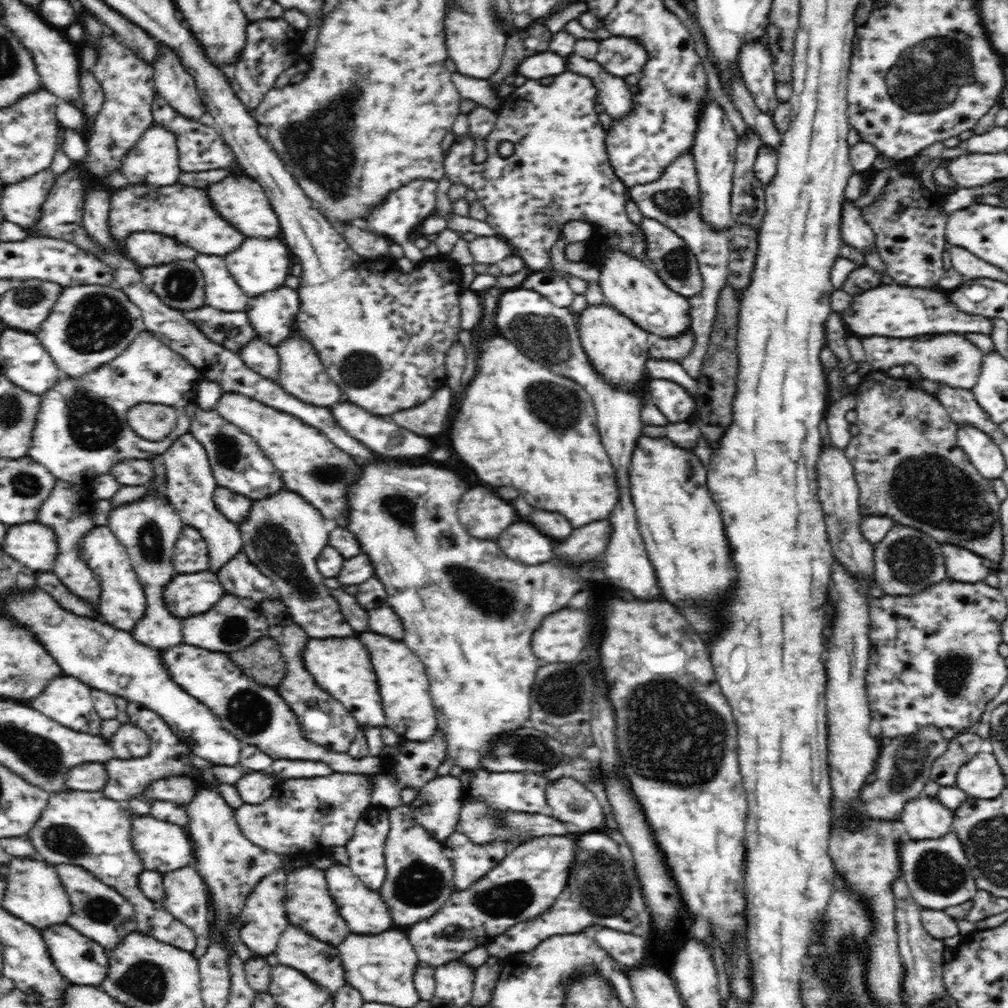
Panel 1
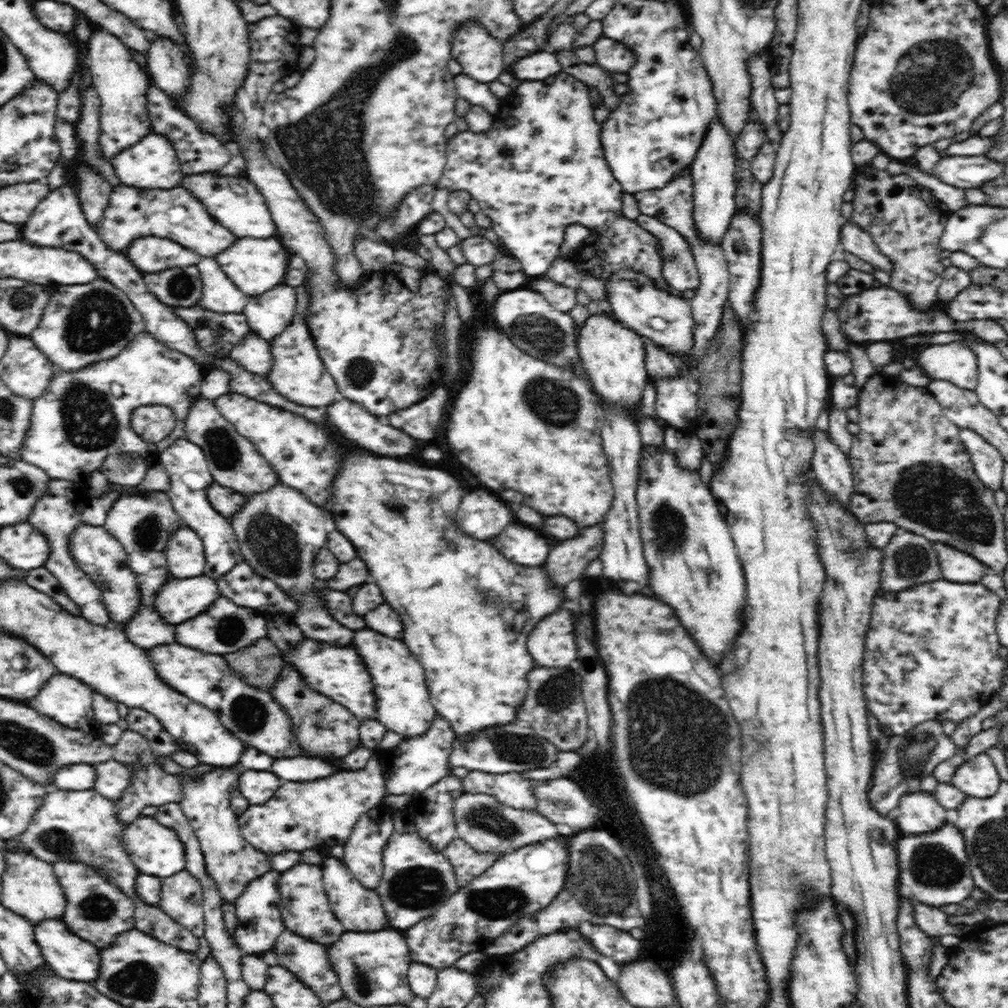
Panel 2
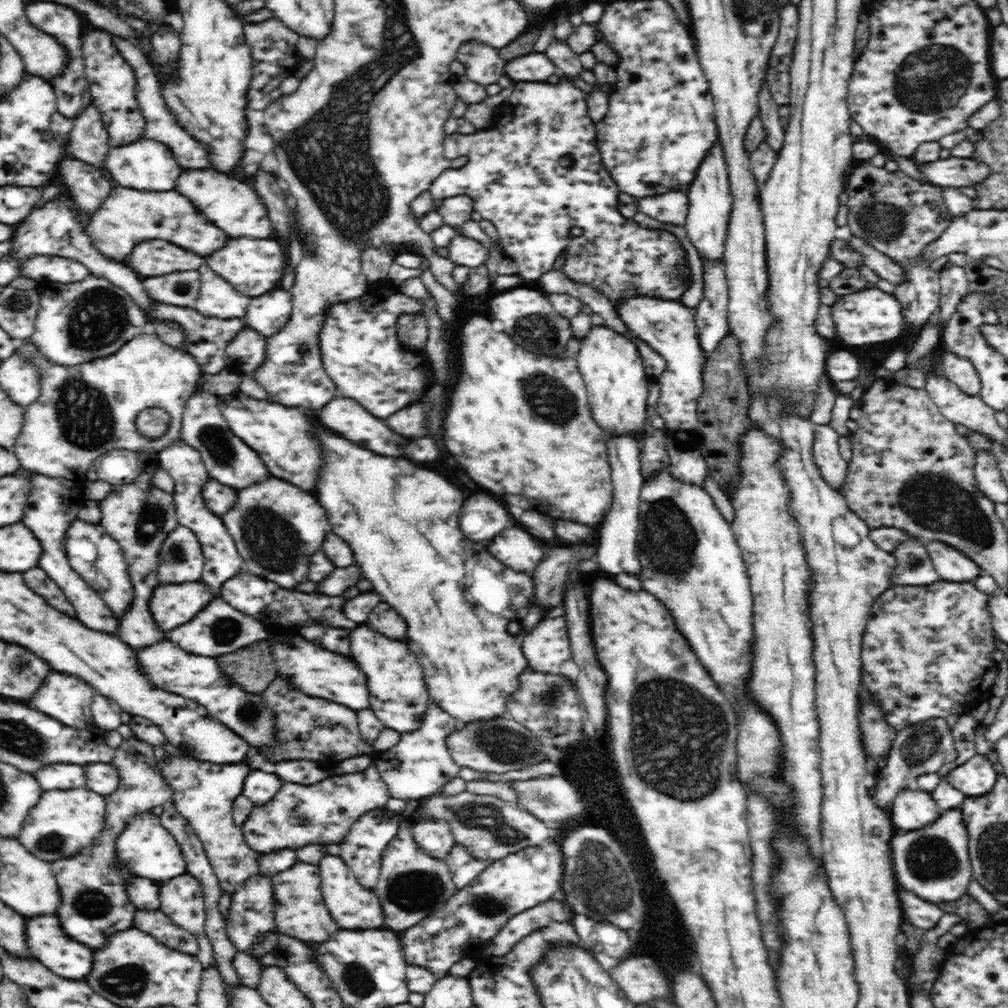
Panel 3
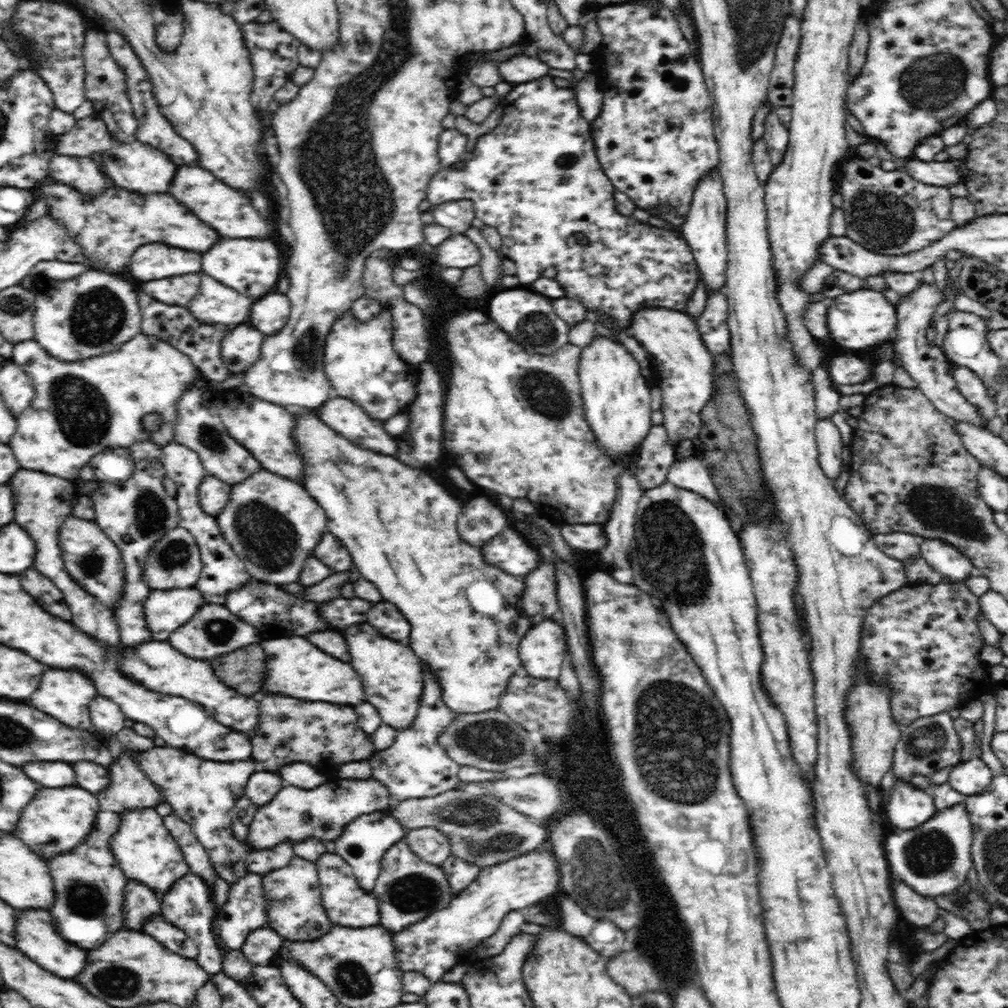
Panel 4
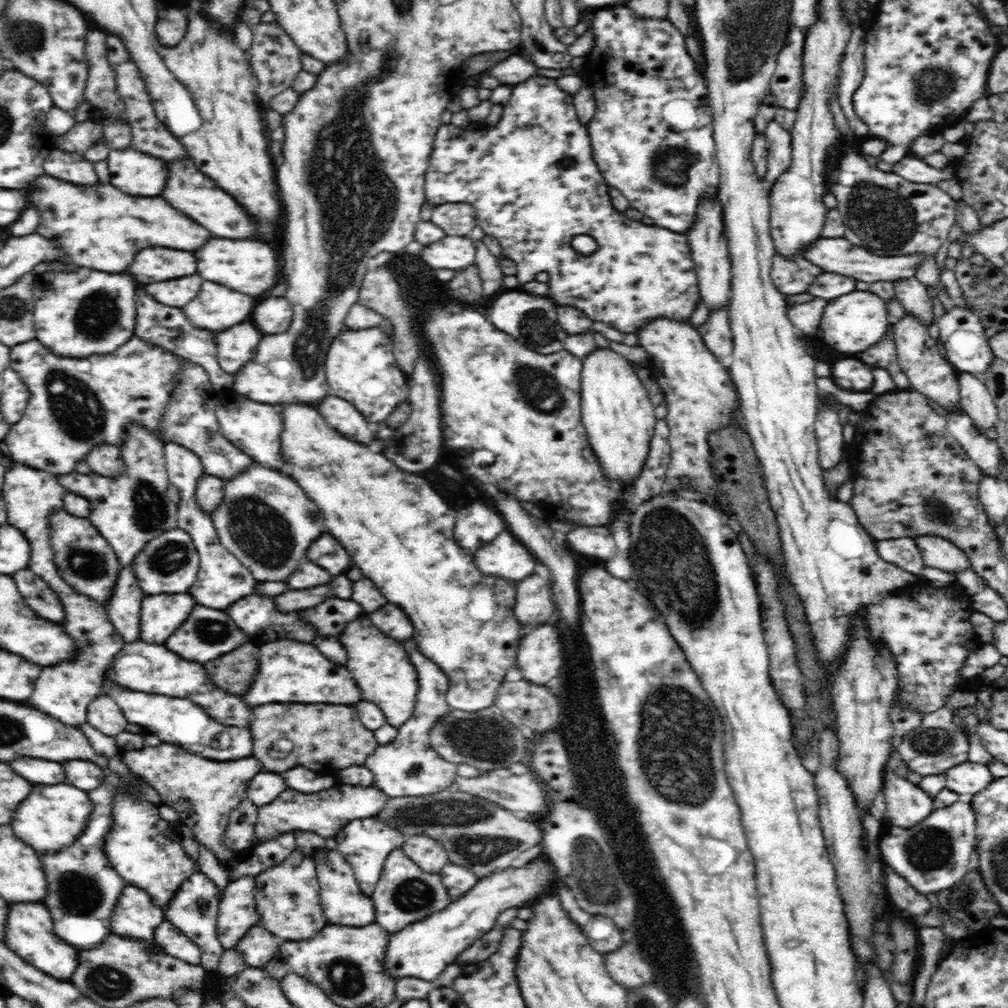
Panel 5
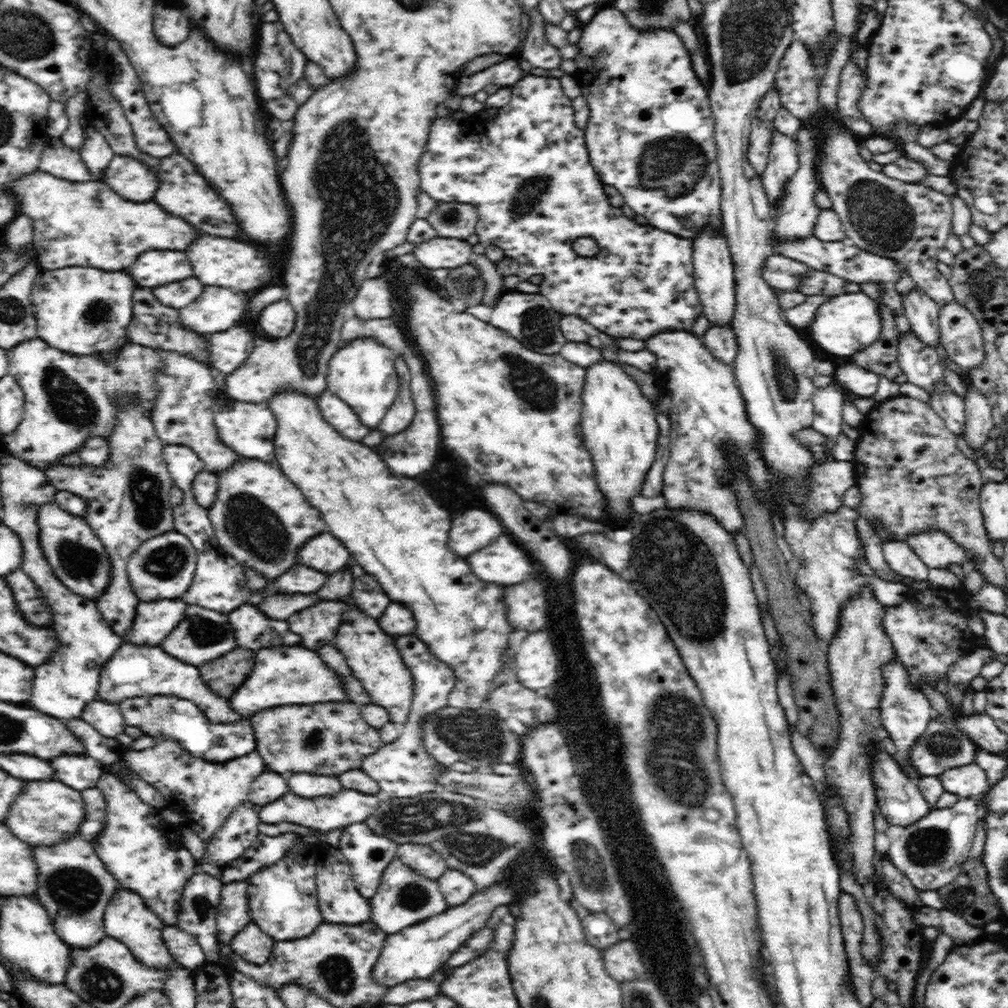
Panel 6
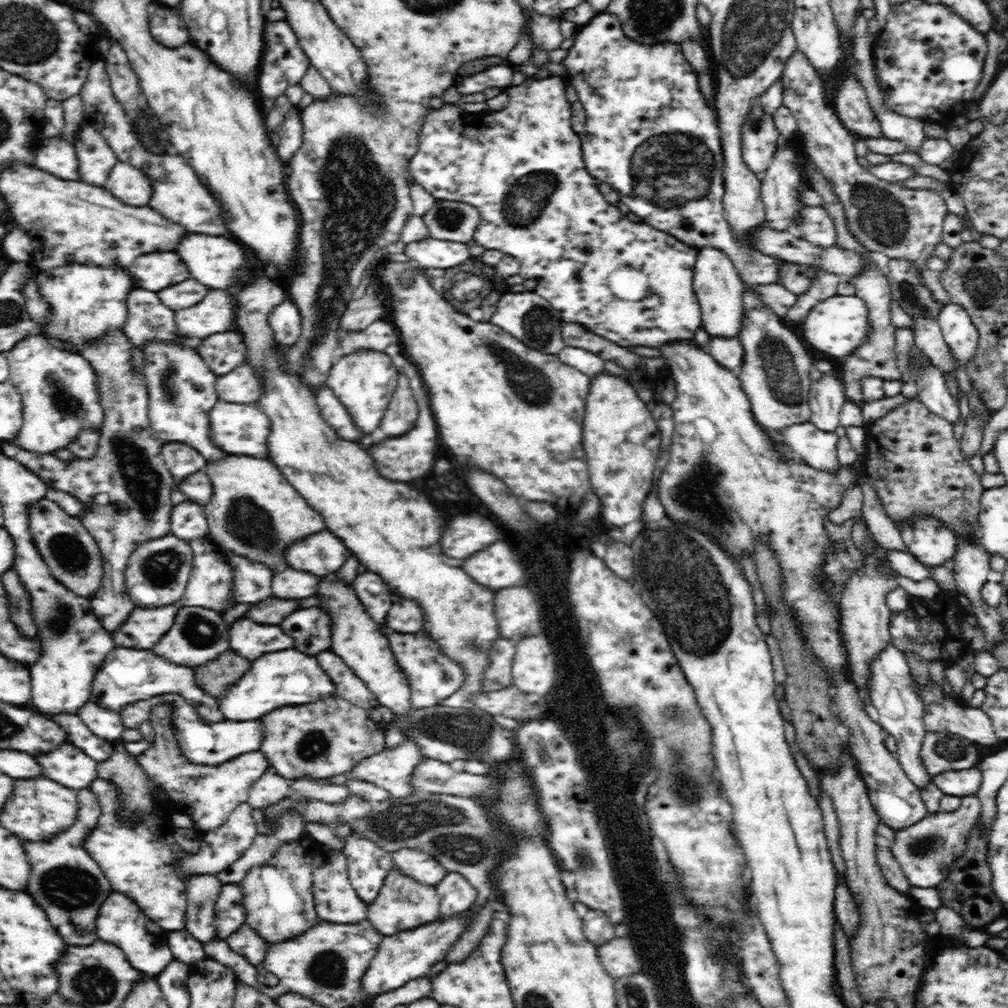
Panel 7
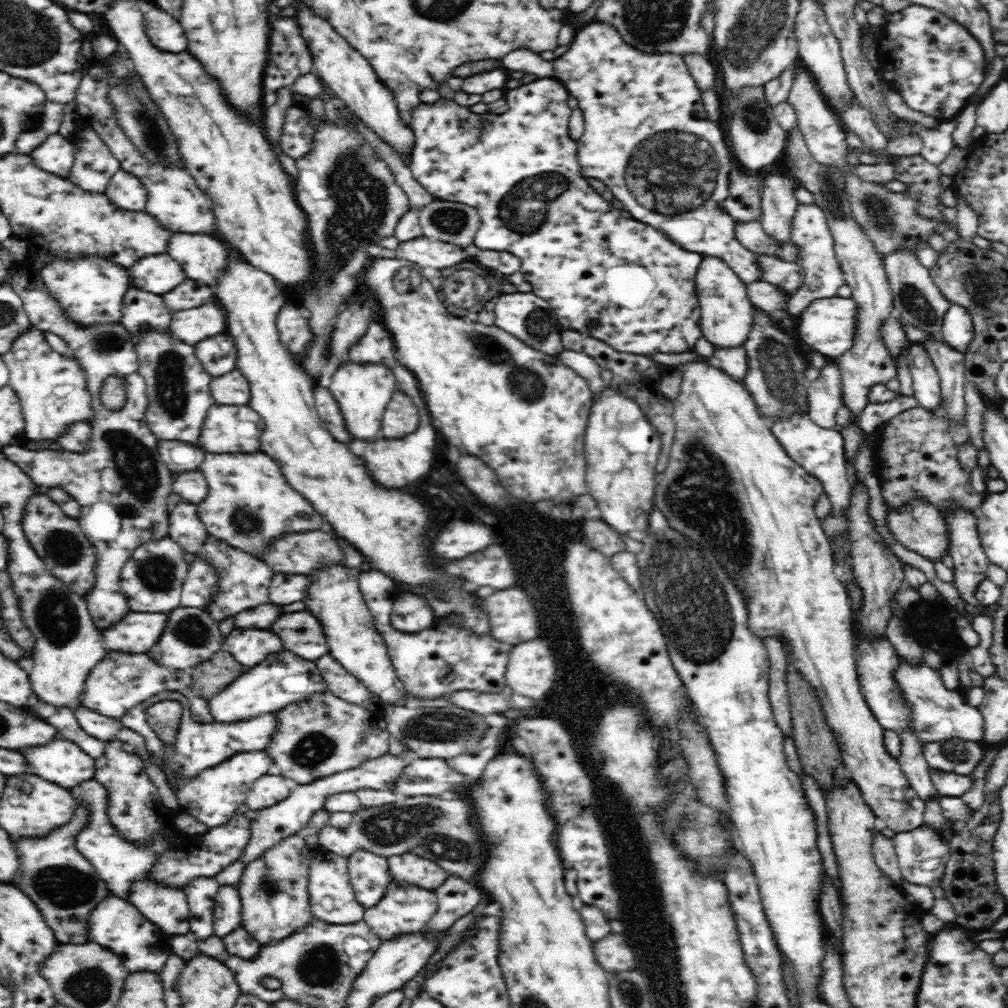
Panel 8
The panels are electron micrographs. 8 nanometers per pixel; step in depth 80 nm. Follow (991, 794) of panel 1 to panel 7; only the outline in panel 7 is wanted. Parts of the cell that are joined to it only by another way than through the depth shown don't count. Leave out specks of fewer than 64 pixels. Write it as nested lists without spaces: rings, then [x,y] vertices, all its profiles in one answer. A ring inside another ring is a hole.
[[[978,766],[946,771],[933,776],[931,780],[936,782],[936,787],[940,788],[944,795],[959,797],[977,795],[983,783]]]

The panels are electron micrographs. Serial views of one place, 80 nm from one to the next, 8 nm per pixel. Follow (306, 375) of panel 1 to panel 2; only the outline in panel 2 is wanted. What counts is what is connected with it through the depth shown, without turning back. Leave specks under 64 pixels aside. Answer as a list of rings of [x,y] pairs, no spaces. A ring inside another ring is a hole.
[[[304,284],[297,286],[295,292],[298,294],[295,317],[282,334],[269,341],[273,359],[270,374],[264,377],[276,389],[276,392],[290,402],[312,408],[327,407],[334,402],[334,394],[339,389],[335,380],[325,372],[324,363],[316,350],[316,343],[312,340],[312,333],[304,324],[304,316],[309,308],[308,294],[305,292]]]

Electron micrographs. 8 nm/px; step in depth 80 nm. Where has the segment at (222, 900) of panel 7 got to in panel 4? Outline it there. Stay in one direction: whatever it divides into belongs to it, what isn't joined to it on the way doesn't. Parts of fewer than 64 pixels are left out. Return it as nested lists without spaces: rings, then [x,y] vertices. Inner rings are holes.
[[[248,873],[232,883],[229,888],[228,900],[218,910],[216,917],[219,926],[219,938],[232,950],[241,949],[250,932],[266,927],[268,924],[262,877],[263,875]]]

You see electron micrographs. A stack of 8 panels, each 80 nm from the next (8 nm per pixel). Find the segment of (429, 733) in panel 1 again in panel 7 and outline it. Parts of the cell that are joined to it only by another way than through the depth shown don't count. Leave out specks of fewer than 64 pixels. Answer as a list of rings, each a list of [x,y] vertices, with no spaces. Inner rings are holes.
[[[331,574],[322,577],[316,593],[319,596],[318,605],[323,605],[332,615],[332,642],[329,650],[340,656],[348,664],[348,668],[352,668],[352,672],[364,681],[380,706],[388,707],[397,718],[404,718],[411,710],[411,688],[407,675],[395,660],[387,635],[358,599],[353,584],[347,584]]]

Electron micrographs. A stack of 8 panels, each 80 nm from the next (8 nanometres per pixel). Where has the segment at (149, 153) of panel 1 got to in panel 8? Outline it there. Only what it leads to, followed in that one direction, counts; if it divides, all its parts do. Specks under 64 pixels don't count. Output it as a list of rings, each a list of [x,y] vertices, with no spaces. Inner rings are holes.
[[[120,168],[110,178],[105,195],[118,208],[128,208],[134,212],[144,211],[147,203],[147,189],[138,176]]]

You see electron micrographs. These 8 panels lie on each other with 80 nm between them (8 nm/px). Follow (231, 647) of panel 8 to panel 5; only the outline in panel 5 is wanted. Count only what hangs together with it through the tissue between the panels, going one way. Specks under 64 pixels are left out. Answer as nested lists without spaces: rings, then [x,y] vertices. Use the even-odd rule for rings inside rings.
[[[255,590],[246,596],[228,606],[227,613],[231,619],[248,633],[249,641],[252,645],[260,647],[262,644],[268,644],[269,641],[276,640],[296,640],[311,643],[315,638],[315,630],[311,624],[307,624],[301,619],[303,610],[294,610],[294,612],[280,612],[275,605],[274,597],[260,597],[256,595]]]

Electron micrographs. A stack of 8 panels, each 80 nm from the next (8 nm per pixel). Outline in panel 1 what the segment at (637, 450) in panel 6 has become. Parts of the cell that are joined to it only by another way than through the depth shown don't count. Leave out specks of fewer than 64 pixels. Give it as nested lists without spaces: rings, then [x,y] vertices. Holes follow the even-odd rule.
[[[603,304],[590,306],[582,311],[578,321],[579,341],[584,352],[590,357],[594,367],[610,383],[620,383],[622,387],[638,387],[644,378],[646,361],[649,359],[648,331],[636,326],[626,314],[616,310],[615,306]]]

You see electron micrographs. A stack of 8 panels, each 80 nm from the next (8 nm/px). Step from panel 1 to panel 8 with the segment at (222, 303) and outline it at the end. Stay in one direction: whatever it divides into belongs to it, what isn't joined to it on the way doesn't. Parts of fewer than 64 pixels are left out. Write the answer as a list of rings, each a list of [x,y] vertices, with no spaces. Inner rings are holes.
[[[208,302],[199,308],[172,314],[169,332],[186,344],[195,345],[200,340],[224,333],[224,310],[216,302]]]

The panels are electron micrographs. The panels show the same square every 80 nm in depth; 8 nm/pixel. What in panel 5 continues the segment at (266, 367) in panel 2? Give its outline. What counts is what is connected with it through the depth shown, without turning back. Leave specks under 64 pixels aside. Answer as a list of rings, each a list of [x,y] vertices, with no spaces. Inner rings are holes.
[[[250,321],[232,326],[215,334],[219,365],[230,374],[235,374],[255,358],[256,349],[264,334]]]

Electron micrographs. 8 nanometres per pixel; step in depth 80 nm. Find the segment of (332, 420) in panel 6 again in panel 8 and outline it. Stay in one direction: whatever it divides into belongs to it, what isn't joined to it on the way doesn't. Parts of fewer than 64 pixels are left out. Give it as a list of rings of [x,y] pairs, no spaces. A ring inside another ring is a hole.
[[[316,387],[313,399],[315,407],[327,430],[332,433],[336,441],[349,443],[353,440],[351,433],[347,431],[343,413],[340,410],[335,396],[325,387]]]

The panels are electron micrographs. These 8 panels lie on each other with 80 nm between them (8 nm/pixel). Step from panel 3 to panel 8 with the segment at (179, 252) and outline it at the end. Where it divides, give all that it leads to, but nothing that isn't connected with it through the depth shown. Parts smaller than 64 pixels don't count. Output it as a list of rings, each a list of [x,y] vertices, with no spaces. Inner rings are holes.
[[[148,256],[138,260],[130,268],[130,278],[136,288],[164,294],[170,292],[170,288],[176,288],[176,284],[182,284],[186,280],[184,270],[170,260],[170,256]]]

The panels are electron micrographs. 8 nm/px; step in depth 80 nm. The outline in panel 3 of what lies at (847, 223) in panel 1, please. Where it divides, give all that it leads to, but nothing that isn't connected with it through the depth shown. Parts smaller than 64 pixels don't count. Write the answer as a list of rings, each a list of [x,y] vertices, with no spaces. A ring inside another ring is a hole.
[[[857,236],[851,237],[849,240],[850,245],[856,249],[856,252],[862,254],[865,266],[872,269],[879,278],[884,278],[884,280],[888,280],[890,284],[897,286],[903,279],[903,270],[901,270],[900,265],[889,256],[878,252],[878,250],[874,250],[874,248],[861,238]]]

